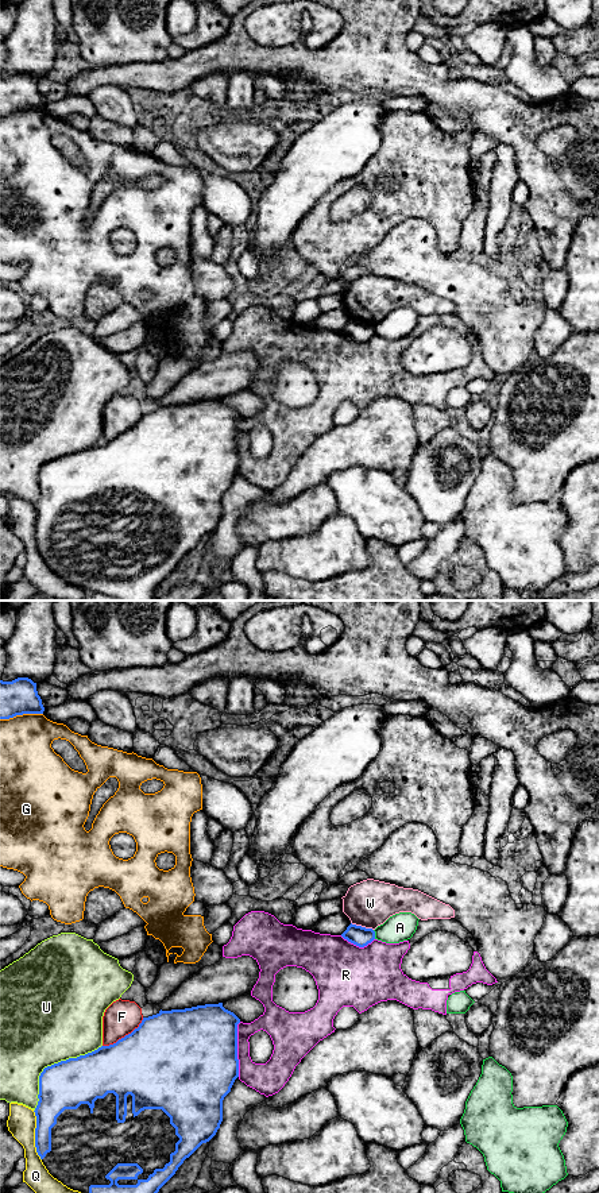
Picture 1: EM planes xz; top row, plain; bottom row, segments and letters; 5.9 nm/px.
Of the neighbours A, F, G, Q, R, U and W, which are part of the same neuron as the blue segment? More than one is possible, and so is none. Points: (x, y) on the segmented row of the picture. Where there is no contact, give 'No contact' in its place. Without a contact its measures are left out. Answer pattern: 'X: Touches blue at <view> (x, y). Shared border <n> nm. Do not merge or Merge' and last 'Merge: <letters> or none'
A: Touches blue at xz (374, 934). Shared border 60 nm. Do not merge
F: Touches blue at xz (126, 1035). Shared border 300 nm. Do not merge
G: Touches blue at xz (20, 714). Shared border 260 nm. Do not merge
Q: Touches blue at xz (35, 1135). Shared border 300 nm. Do not merge
R: Touches blue at xz (236, 1049). Shared border 320 nm. Do not merge
U: Touches blue at xz (51, 1065). Shared border 550 nm. Do not merge
W: Touches blue at xz (360, 926). Shared border 140 nm. Do not merge
Merge: none

